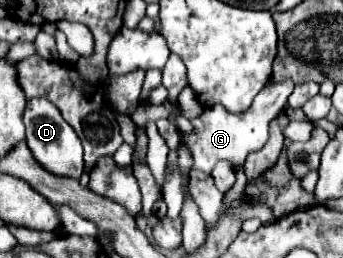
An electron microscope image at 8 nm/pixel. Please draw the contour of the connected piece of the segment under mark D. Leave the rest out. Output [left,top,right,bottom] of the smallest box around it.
[24,98,82,178]

